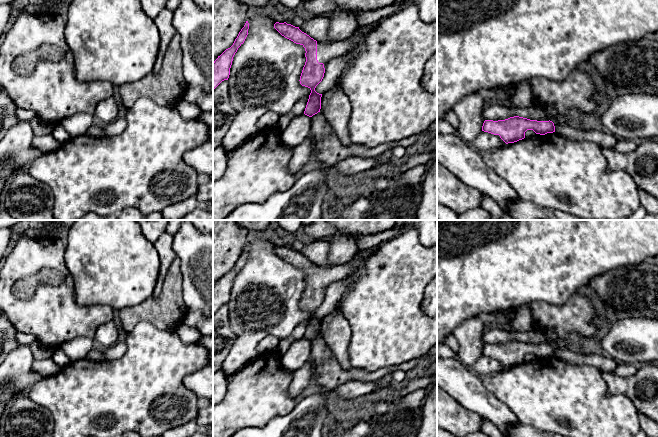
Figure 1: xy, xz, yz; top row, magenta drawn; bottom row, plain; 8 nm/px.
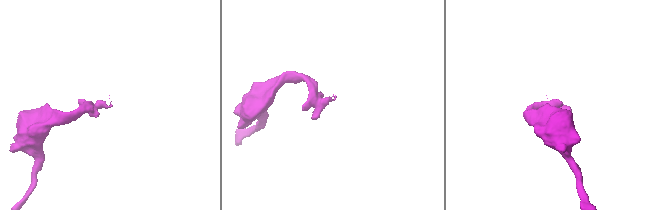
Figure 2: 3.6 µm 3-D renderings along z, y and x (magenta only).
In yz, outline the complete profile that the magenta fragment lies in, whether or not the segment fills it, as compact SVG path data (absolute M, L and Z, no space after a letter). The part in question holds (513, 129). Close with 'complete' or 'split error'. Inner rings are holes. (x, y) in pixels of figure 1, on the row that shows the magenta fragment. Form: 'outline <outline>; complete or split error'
outline M514 116L505 120L485 120L482 131L499 135L506 143L514 143L525 138L525 132L533 130L536 134L545 135L555 132L552 121L537 121Z; complete

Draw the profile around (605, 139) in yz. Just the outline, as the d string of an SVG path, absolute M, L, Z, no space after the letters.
M554 122L555 132L567 139L575 141L593 141L602 148L613 148L617 138L608 131L583 130Z

